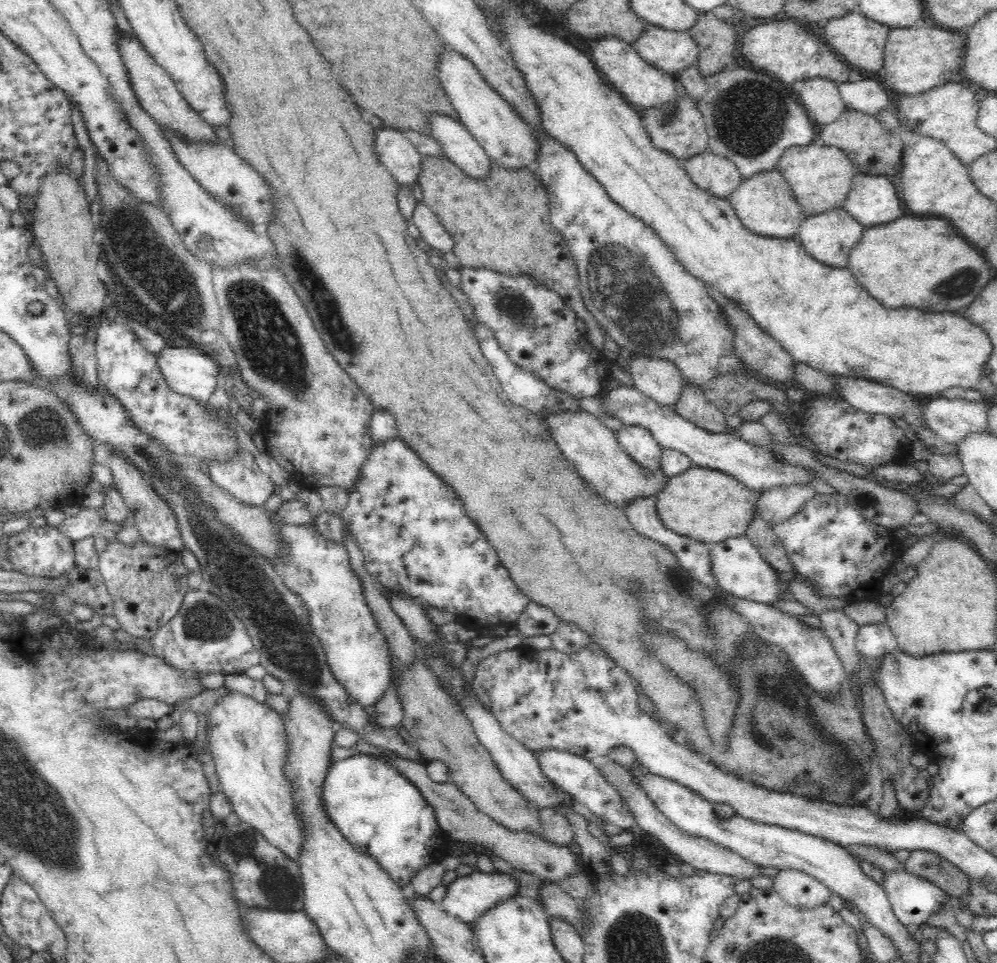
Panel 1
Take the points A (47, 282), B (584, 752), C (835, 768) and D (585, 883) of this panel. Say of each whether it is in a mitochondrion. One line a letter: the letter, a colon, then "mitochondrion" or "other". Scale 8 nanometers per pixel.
A: other
B: other
C: mitochondrion
D: other

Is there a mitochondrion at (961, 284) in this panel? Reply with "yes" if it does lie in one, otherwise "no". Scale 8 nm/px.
yes

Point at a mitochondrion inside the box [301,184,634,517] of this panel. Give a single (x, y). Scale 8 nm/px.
(517, 309)

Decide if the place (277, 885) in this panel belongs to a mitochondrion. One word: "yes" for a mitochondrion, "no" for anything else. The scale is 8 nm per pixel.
yes

